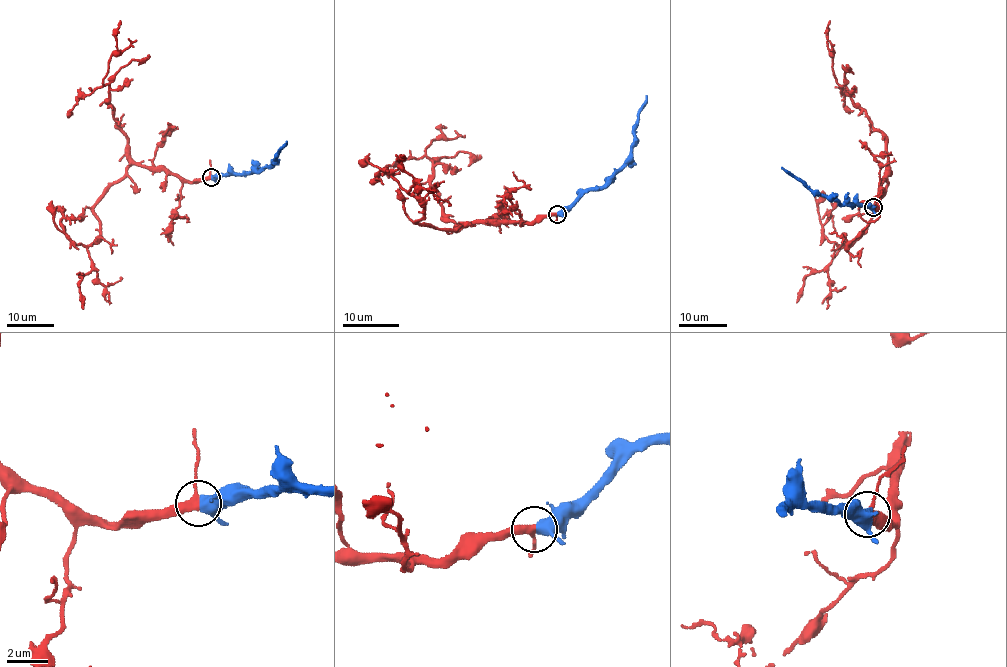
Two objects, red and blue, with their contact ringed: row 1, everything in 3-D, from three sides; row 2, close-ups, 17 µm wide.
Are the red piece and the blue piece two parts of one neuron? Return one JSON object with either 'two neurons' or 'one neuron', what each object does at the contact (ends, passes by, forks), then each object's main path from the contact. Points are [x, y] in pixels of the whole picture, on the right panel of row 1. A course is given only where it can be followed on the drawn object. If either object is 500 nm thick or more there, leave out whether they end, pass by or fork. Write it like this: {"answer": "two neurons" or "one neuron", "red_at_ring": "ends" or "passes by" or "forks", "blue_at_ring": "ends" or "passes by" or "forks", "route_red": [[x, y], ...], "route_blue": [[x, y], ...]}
{"answer": "one neuron", "red_at_ring": "passes by", "blue_at_ring": "passes by", "route_red": [[872, 207], [878, 209], [879, 189], [885, 180], [886, 191], [865, 230], [823, 269], [805, 277], [797, 303]], "route_blue": [[872, 207], [843, 205], [826, 195], [813, 192], [782, 167]]}

